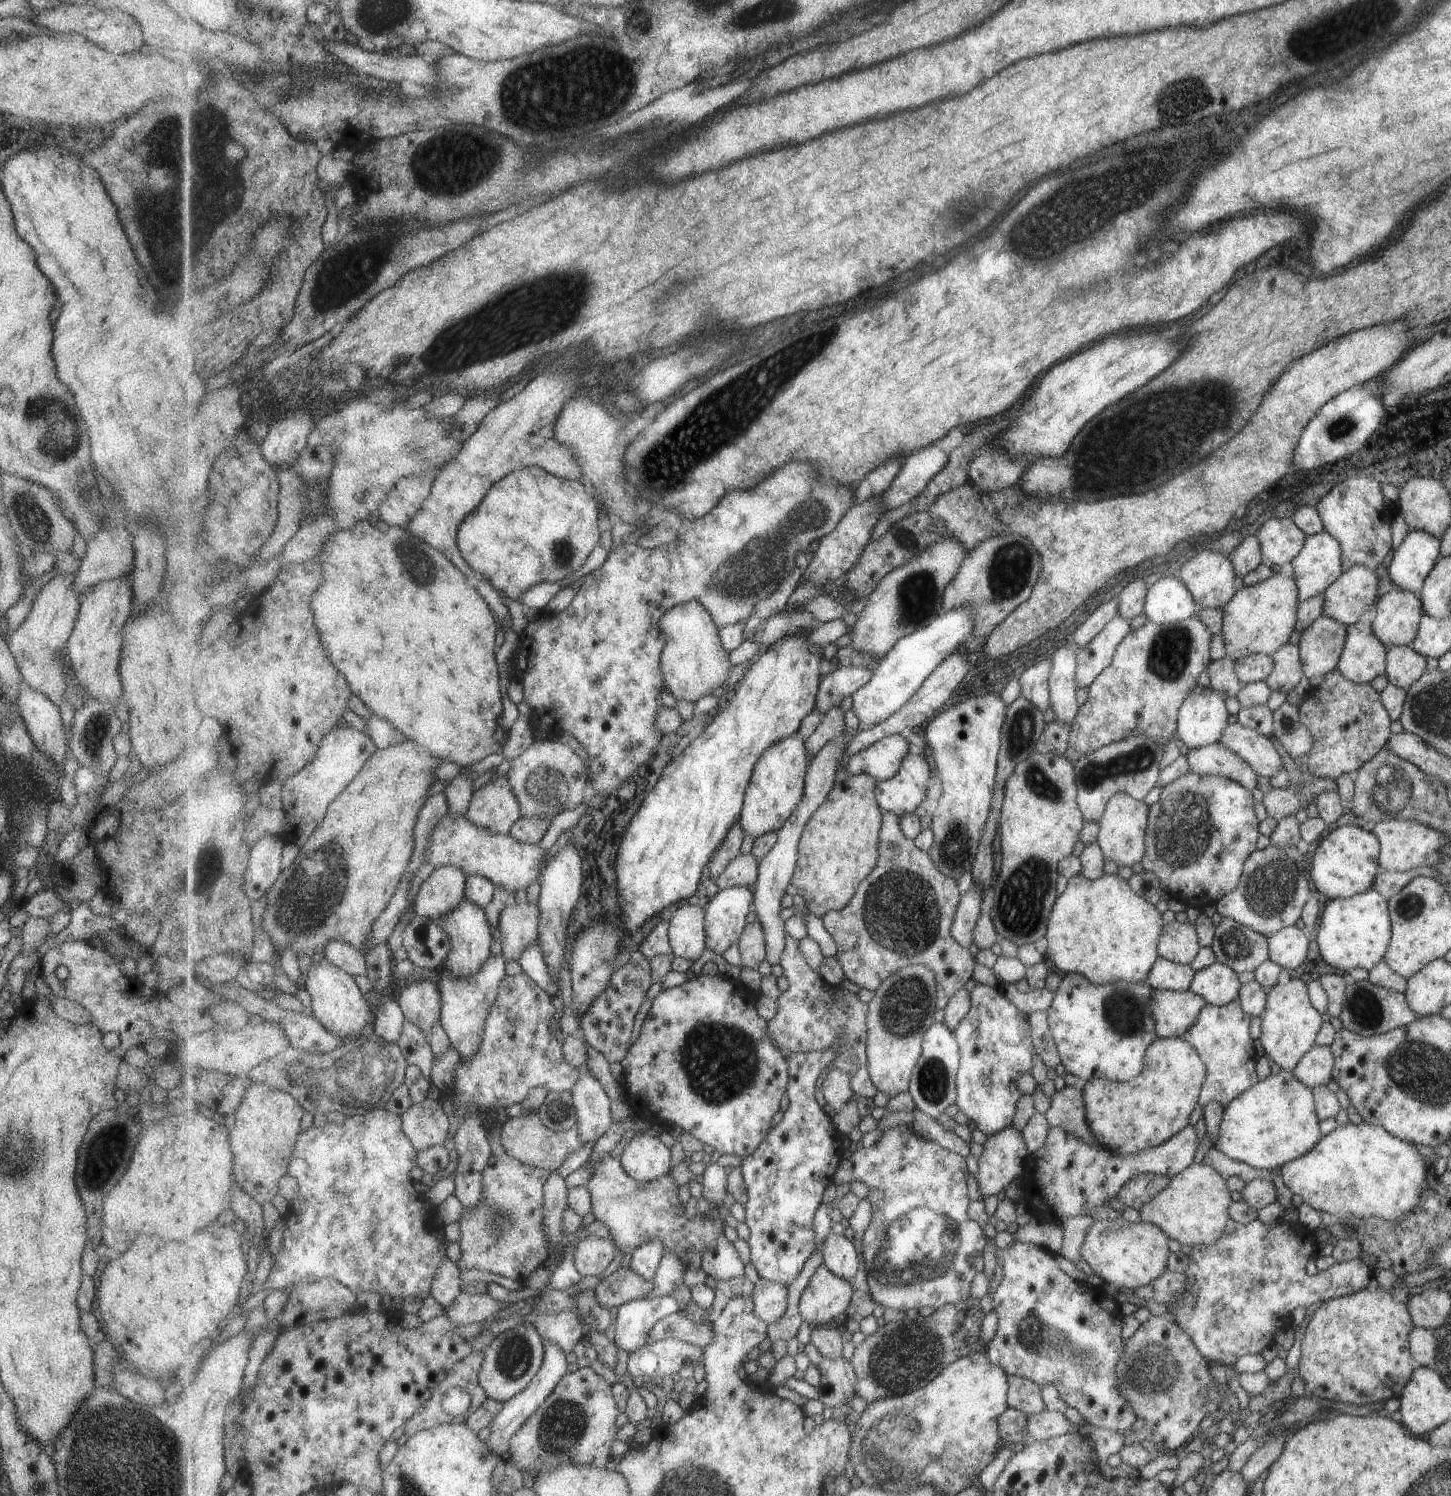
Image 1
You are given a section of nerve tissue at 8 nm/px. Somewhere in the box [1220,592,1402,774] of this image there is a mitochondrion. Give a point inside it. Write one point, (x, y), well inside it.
(1289, 727)

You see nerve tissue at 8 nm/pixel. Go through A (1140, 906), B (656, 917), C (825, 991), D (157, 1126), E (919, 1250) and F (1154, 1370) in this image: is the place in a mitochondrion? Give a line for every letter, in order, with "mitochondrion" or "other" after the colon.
A: other
B: other
C: other
D: other
E: mitochondrion
F: mitochondrion

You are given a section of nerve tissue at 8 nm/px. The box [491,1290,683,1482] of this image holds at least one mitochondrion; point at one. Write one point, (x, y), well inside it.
(564, 1422)

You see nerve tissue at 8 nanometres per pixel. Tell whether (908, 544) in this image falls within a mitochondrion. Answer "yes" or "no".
yes

